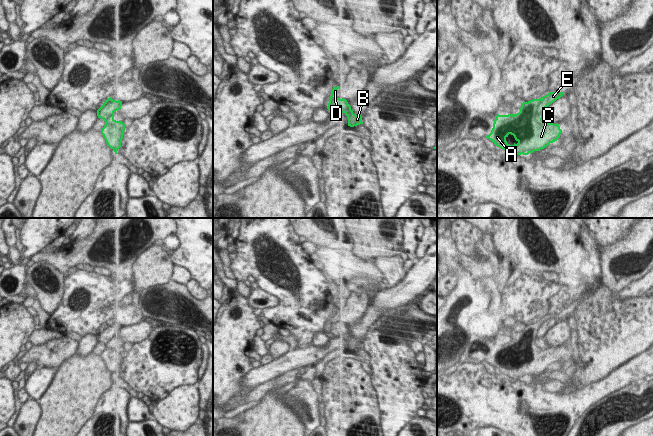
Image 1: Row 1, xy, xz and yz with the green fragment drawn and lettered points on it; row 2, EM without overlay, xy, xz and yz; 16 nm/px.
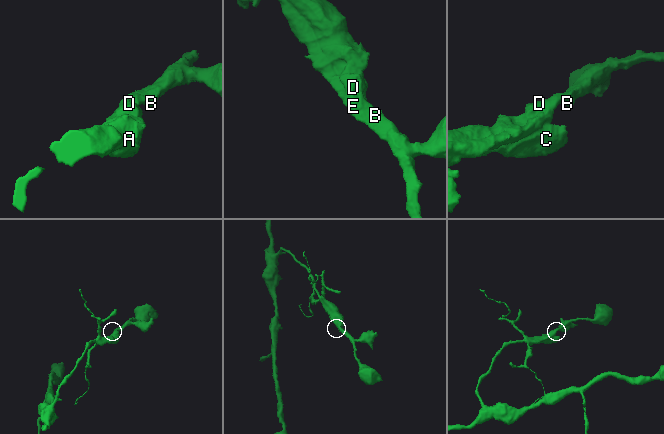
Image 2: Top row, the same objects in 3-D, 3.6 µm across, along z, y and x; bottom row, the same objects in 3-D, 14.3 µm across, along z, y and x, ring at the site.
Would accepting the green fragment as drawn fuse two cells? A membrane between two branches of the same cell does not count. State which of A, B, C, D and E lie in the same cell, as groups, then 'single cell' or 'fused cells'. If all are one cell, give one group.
A C D / B E | fused cells

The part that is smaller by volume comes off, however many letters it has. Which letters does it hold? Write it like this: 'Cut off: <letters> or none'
Cut off: A, C, D.

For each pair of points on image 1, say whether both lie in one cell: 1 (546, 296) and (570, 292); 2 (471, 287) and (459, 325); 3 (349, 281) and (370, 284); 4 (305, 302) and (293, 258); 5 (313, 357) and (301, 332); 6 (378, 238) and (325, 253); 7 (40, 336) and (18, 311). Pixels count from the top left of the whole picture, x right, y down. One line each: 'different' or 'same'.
1: same
2: same
3: same
4: same
5: different
6: different
7: different

